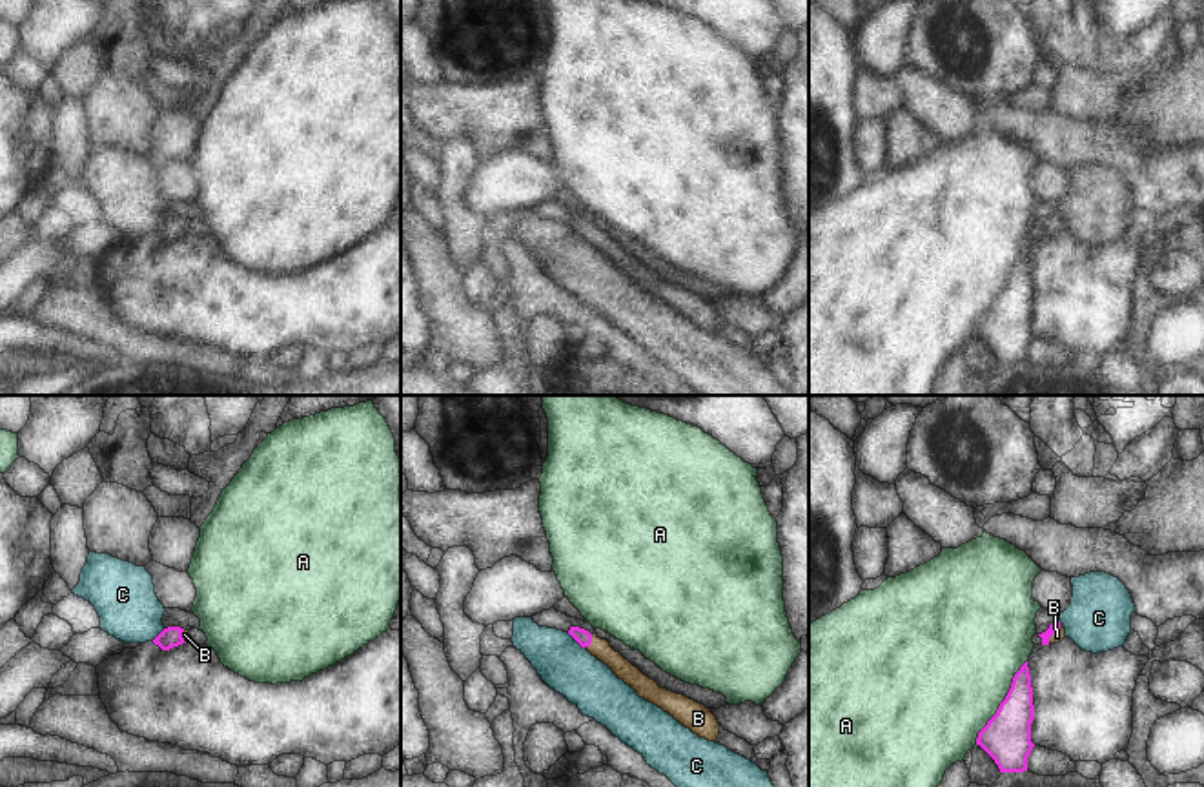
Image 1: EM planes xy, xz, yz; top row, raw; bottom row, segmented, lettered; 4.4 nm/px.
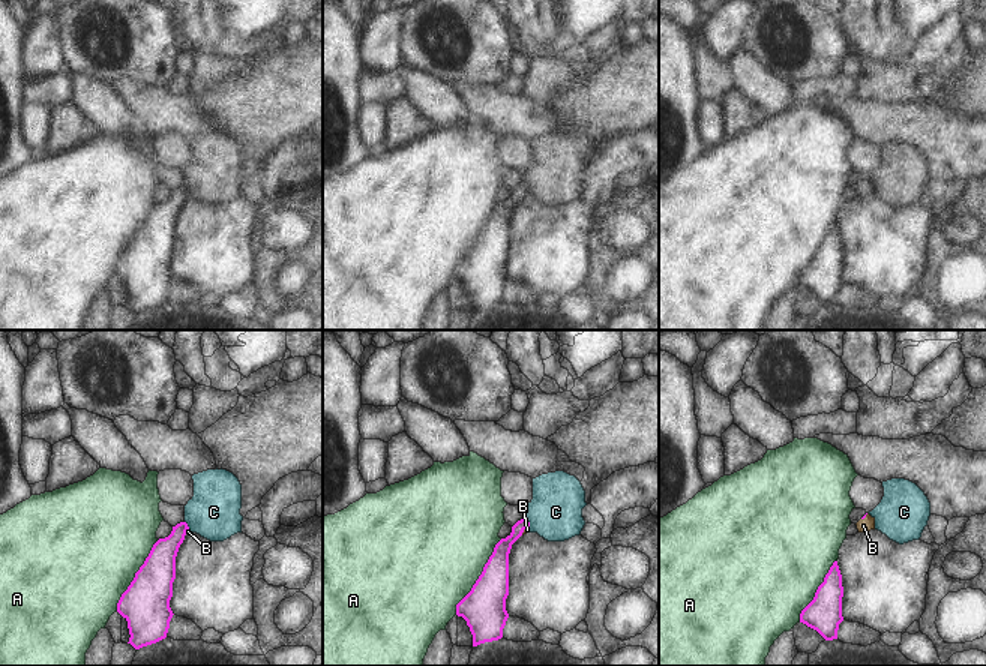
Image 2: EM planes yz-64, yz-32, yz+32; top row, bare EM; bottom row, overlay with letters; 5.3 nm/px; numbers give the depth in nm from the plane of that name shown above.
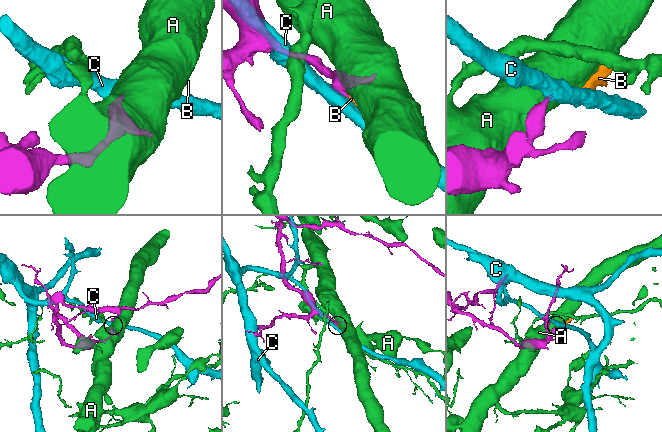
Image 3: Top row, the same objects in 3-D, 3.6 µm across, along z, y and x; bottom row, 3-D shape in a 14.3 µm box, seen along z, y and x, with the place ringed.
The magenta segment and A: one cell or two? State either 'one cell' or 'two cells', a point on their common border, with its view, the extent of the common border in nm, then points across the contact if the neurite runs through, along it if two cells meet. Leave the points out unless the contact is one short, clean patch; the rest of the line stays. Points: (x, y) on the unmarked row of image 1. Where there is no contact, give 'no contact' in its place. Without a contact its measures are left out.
two cells | yz (1002, 294) | 440 nm

